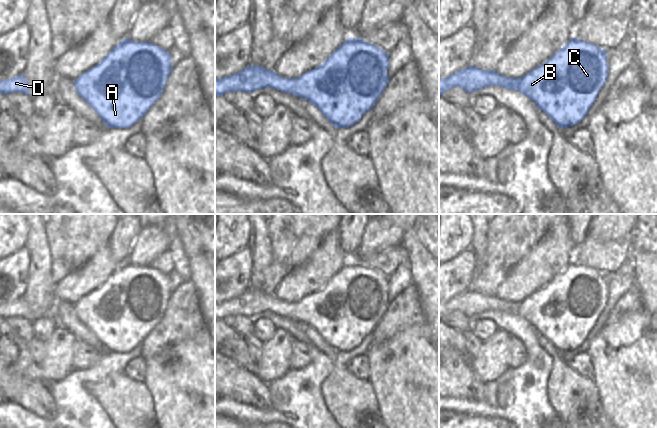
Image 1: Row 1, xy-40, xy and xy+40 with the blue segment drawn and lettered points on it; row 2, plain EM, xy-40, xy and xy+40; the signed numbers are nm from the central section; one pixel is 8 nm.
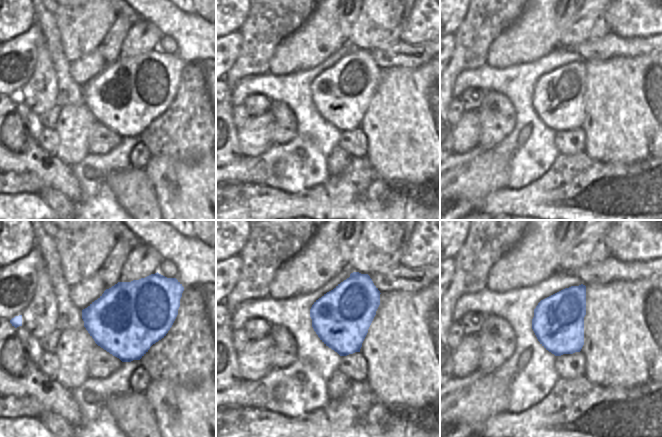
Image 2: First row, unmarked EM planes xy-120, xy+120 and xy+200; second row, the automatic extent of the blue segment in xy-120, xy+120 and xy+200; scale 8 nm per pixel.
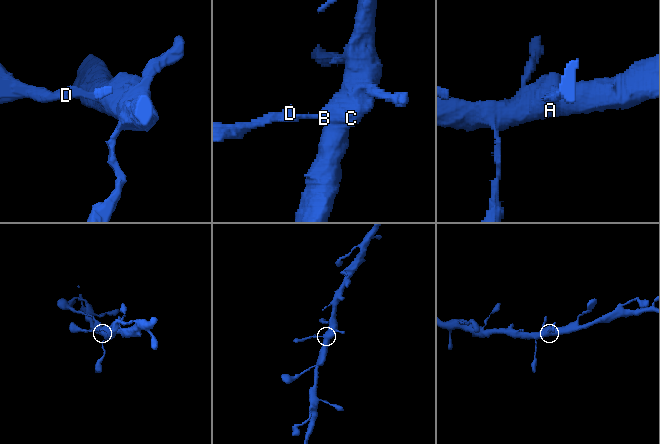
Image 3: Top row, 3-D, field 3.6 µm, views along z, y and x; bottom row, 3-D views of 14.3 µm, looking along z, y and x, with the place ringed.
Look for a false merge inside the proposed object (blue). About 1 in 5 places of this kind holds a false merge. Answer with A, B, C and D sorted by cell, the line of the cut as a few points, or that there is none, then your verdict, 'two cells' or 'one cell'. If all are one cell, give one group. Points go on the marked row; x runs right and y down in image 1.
A B C D | no cut | one cell

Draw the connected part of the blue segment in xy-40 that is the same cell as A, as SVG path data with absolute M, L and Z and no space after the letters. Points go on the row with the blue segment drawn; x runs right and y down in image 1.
M128 38L120 41L96 66L81 74L76 80L75 89L79 96L99 115L103 123L109 128L130 128L138 120L141 120L147 111L157 102L167 83L167 79L173 69L169 52L152 44L151 42L134 42Z

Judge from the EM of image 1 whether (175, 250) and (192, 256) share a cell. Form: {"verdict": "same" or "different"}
{"verdict": "different"}

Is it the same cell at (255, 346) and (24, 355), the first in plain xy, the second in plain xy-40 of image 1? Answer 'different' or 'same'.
different

